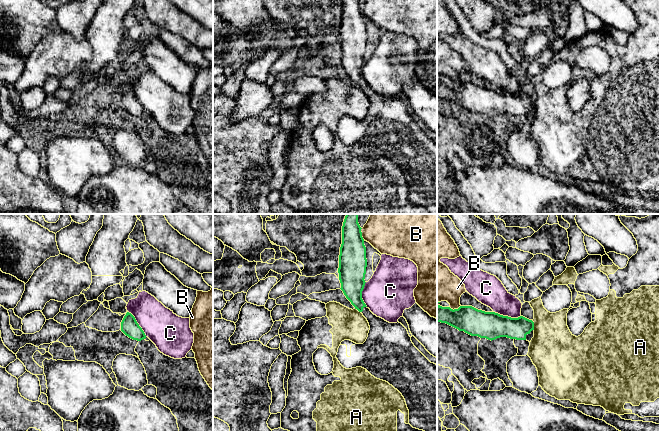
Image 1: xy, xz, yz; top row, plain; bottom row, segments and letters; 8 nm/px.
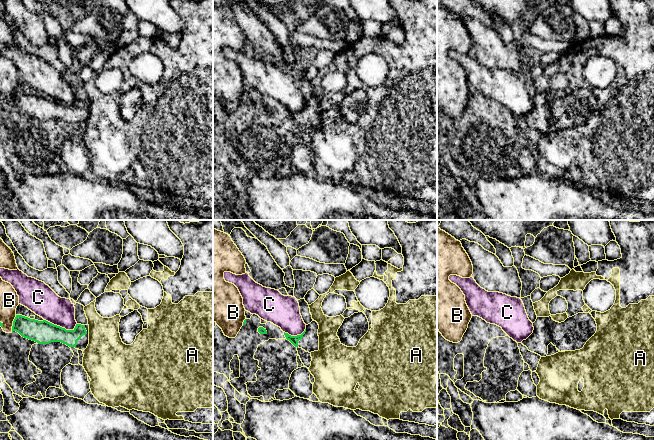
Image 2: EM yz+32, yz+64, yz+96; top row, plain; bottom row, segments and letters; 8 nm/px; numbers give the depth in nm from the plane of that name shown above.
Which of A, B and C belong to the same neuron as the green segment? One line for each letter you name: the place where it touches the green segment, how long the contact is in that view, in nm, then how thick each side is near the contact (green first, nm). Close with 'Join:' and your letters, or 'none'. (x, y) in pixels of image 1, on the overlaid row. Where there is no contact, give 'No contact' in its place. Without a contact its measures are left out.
Join: none

